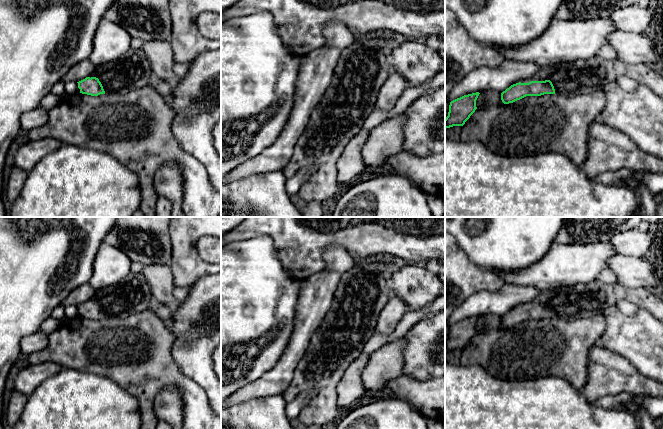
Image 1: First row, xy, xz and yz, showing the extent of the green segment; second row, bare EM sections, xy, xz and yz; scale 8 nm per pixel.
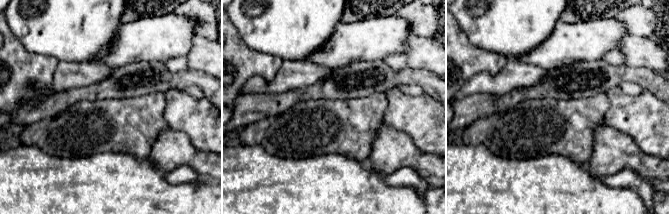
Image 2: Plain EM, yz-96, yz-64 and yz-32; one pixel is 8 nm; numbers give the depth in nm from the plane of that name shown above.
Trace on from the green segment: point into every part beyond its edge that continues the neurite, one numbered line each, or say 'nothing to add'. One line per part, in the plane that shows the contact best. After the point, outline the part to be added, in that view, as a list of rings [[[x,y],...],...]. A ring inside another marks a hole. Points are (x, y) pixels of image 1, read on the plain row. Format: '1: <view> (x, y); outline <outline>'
1: yz (582, 300); outline [[[598,280],[540,290],[533,301],[522,304],[521,307],[550,304],[555,318],[573,320],[604,313],[620,299],[648,310],[663,322],[663,299],[653,295],[647,288],[627,288],[620,284],[608,284]]]

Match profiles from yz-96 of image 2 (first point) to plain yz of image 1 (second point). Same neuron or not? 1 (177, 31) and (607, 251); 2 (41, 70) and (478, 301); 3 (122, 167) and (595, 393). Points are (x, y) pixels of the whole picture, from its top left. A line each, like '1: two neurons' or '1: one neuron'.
1: one neuron
2: two neurons
3: two neurons

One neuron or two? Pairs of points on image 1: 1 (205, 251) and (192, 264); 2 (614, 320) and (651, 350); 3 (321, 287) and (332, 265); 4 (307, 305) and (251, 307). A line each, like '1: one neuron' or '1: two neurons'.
1: two neurons
2: one neuron
3: one neuron
4: two neurons

